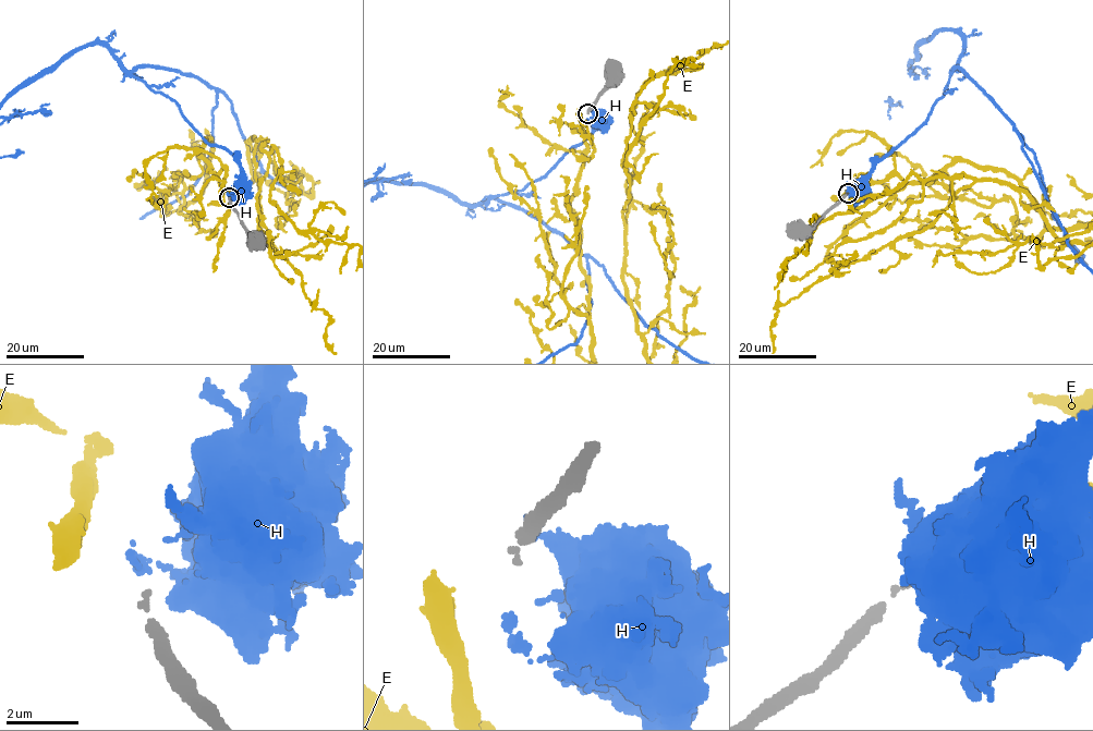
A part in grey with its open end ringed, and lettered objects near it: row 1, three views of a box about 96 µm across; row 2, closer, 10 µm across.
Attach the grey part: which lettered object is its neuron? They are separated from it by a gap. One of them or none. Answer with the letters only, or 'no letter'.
no letter

